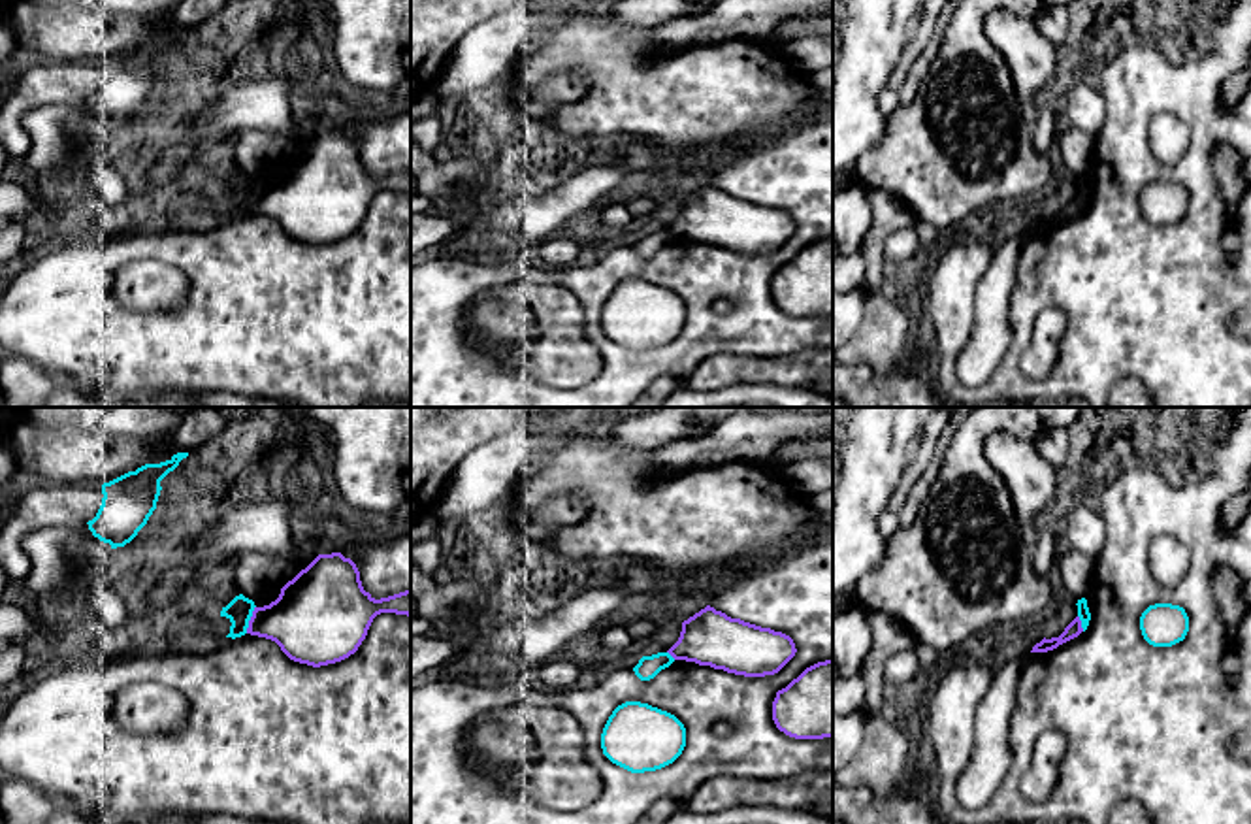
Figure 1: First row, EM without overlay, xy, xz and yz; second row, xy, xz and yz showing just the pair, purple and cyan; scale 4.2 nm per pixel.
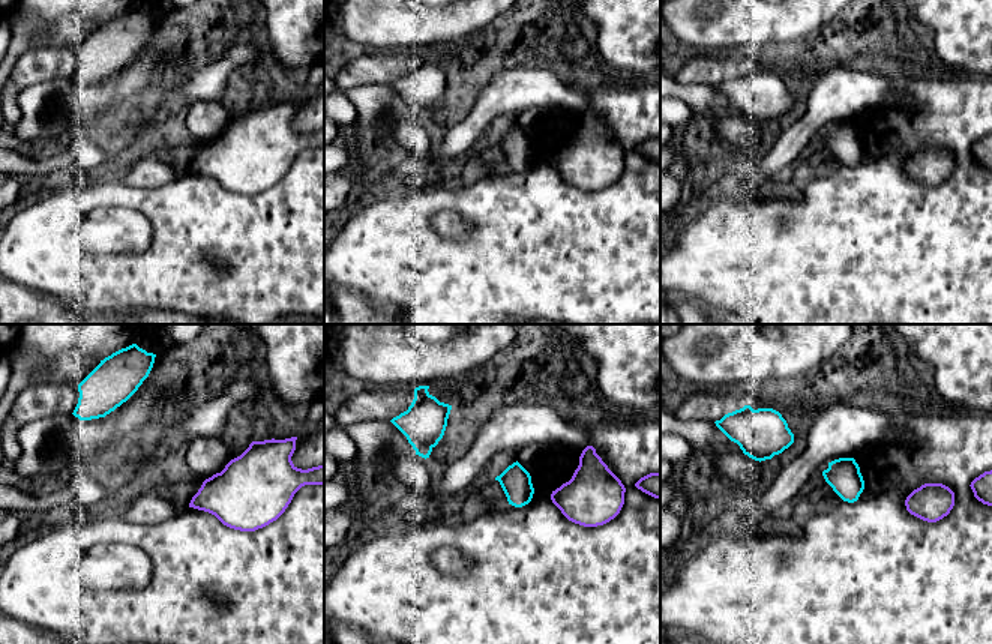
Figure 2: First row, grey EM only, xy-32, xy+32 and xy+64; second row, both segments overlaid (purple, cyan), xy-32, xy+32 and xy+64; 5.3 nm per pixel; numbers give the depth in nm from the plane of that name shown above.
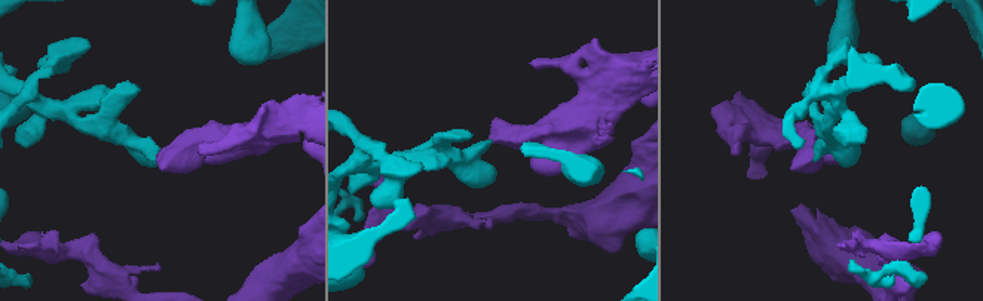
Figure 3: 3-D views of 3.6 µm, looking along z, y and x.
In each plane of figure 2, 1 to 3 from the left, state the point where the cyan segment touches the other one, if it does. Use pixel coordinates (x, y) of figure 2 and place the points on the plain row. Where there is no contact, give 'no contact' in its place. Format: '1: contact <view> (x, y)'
1: no contact
2: no contact
3: no contact

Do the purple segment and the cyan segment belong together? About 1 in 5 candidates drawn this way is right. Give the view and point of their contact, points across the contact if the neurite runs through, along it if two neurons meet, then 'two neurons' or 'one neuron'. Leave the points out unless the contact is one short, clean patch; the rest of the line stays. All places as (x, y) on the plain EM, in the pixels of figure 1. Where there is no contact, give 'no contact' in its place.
meets purple in xy at (251, 197); two neurons

